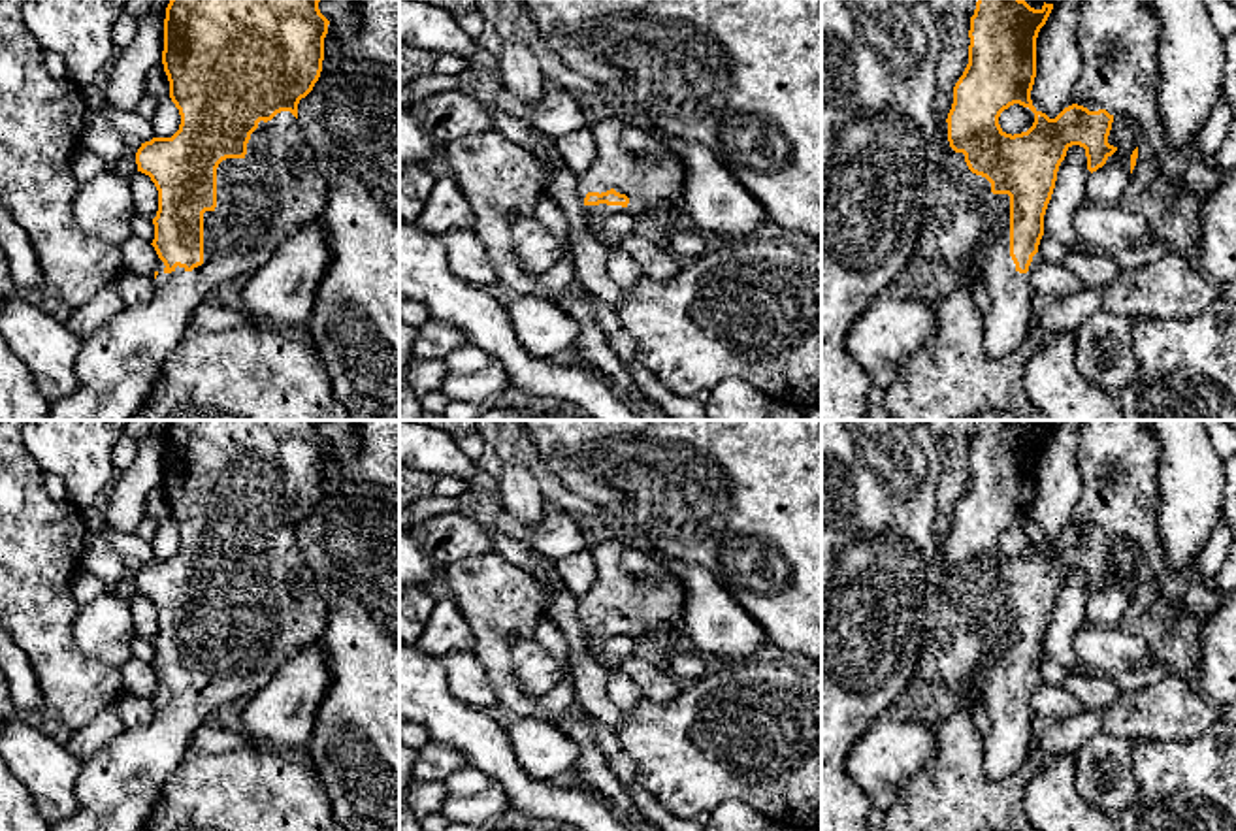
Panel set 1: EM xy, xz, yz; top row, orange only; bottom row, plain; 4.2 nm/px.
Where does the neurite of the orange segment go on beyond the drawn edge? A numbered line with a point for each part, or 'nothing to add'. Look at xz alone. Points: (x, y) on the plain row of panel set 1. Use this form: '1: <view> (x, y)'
1: xz (632, 583)

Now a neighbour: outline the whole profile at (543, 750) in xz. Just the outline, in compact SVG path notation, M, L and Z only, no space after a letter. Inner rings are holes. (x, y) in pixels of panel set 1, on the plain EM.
M520 716L505 731L518 763L531 778L552 780L575 767L577 744L548 720Z

